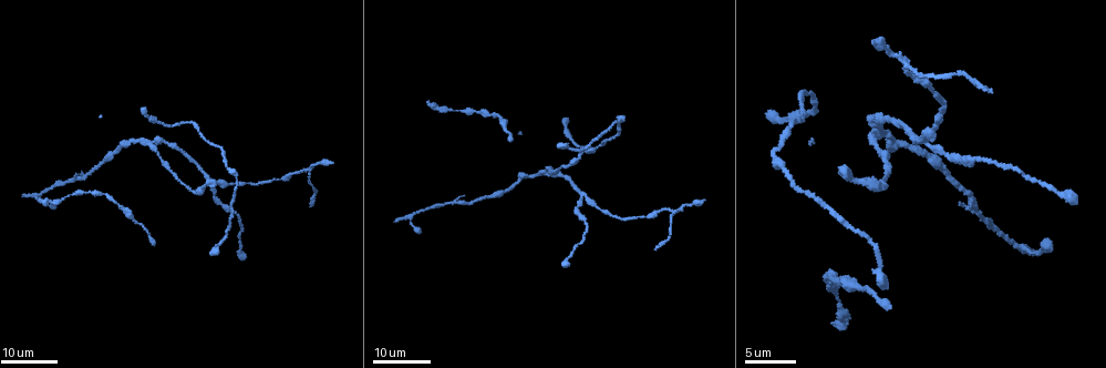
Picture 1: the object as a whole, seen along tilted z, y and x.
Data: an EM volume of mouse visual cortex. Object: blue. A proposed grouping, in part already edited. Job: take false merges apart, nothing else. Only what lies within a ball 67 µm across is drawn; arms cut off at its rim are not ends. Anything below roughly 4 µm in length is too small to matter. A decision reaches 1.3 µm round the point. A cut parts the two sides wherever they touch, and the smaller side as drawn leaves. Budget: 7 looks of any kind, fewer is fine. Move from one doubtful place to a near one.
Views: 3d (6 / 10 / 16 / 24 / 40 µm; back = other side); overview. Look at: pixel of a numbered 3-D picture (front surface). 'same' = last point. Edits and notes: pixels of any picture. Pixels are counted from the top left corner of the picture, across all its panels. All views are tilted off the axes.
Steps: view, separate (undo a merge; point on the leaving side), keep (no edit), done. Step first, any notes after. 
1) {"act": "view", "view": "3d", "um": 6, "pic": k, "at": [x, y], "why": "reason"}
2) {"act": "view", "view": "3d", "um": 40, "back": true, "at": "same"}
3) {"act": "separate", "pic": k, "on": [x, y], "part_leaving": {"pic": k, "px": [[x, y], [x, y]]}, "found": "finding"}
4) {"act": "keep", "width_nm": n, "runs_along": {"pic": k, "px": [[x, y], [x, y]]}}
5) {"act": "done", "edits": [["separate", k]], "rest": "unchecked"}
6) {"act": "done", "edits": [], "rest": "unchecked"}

{"act": "view", "view": "3d", "um": 16, "pic": 1, "at": [309, 172], "why": "arms run side by side"}

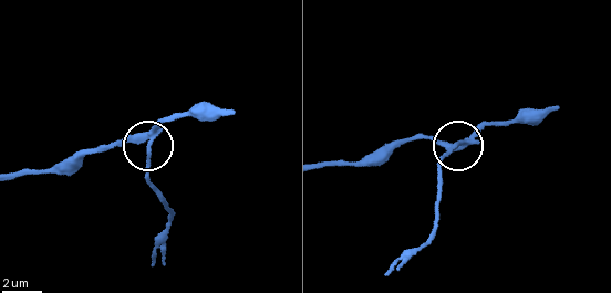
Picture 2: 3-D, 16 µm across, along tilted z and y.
{"act": "view", "view": "3d", "um": 10, "pic": 2, "at": [146, 148], "why": "zoom in"}

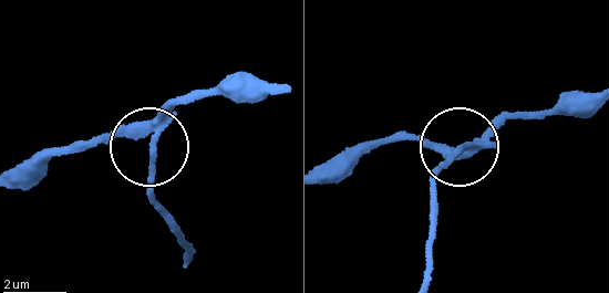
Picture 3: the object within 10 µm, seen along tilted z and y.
{"act": "view", "view": "3d", "um": 6, "pic": 3, "at": [152, 144], "why": "zoom in"}

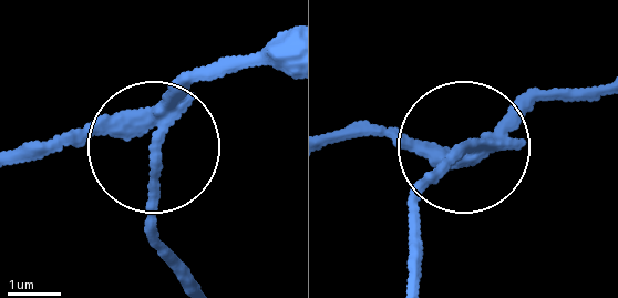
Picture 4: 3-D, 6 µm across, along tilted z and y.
{"act": "separate", "pic": 4, "on": [155, 185], "part_leaving": {"pic": 4, "px": [[175, 110], [158, 223], [191, 280]]}, "found": "two neurons meet here"}

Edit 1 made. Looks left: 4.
{"act": "view", "view": "overview"}

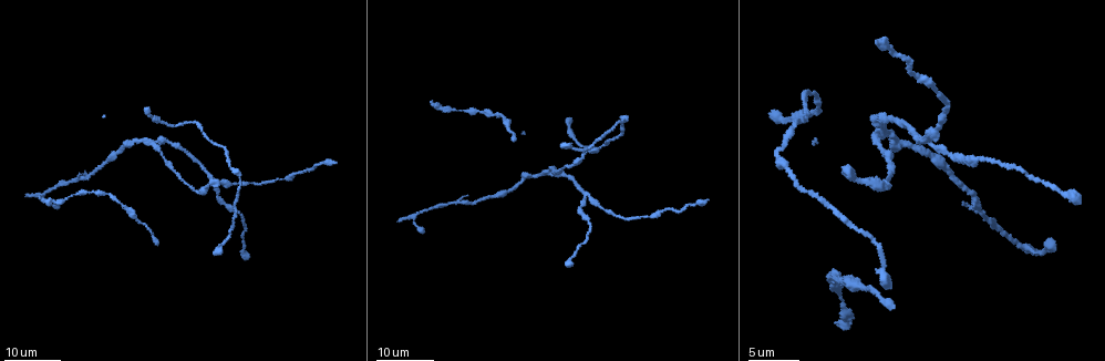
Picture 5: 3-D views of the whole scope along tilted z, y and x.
{"act": "view", "view": "3d", "um": 16, "pic": 5, "at": [918, 140], "why": "three arms meet"}

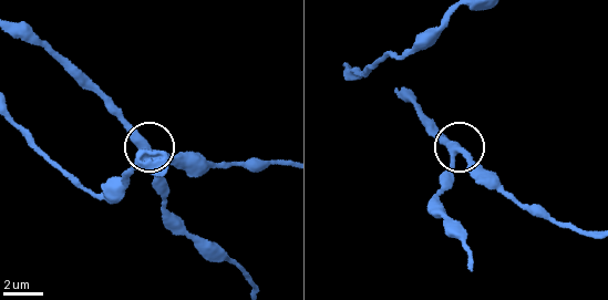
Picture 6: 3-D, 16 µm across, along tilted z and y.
{"act": "view", "view": "3d", "um": 10, "pic": 6, "at": [459, 151], "why": "zoom in"}

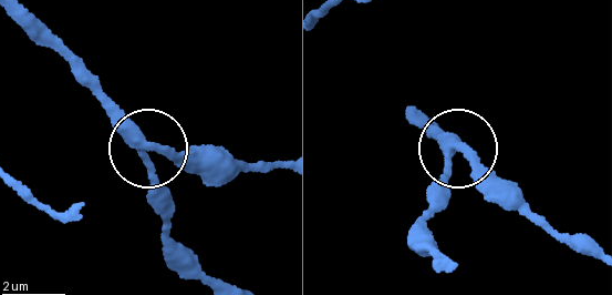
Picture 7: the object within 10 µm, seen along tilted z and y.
{"act": "keep", "side_arm_um": 22, "found": "continuous, no second neuron"}

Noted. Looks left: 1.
{"act": "done", "edits": [["separate", 4]], "rest": "unchecked"}

